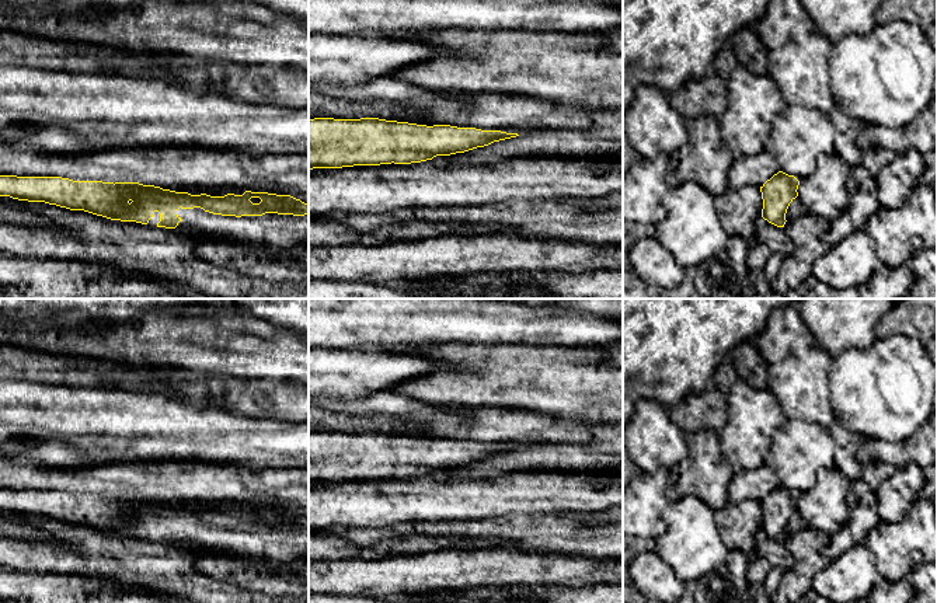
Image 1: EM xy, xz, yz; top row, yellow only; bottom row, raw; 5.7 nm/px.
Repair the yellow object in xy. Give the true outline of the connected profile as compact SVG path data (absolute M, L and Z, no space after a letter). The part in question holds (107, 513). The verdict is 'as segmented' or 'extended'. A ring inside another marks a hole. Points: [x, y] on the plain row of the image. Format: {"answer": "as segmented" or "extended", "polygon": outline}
{"answer": "extended", "polygon": "M0 489L0 510L84 524L111 534L203 547L241 558L269 560L275 564L309 560L309 519L290 509L245 505L243 509L210 510L175 506L139 496L114 498L73 495L62 491Z"}

